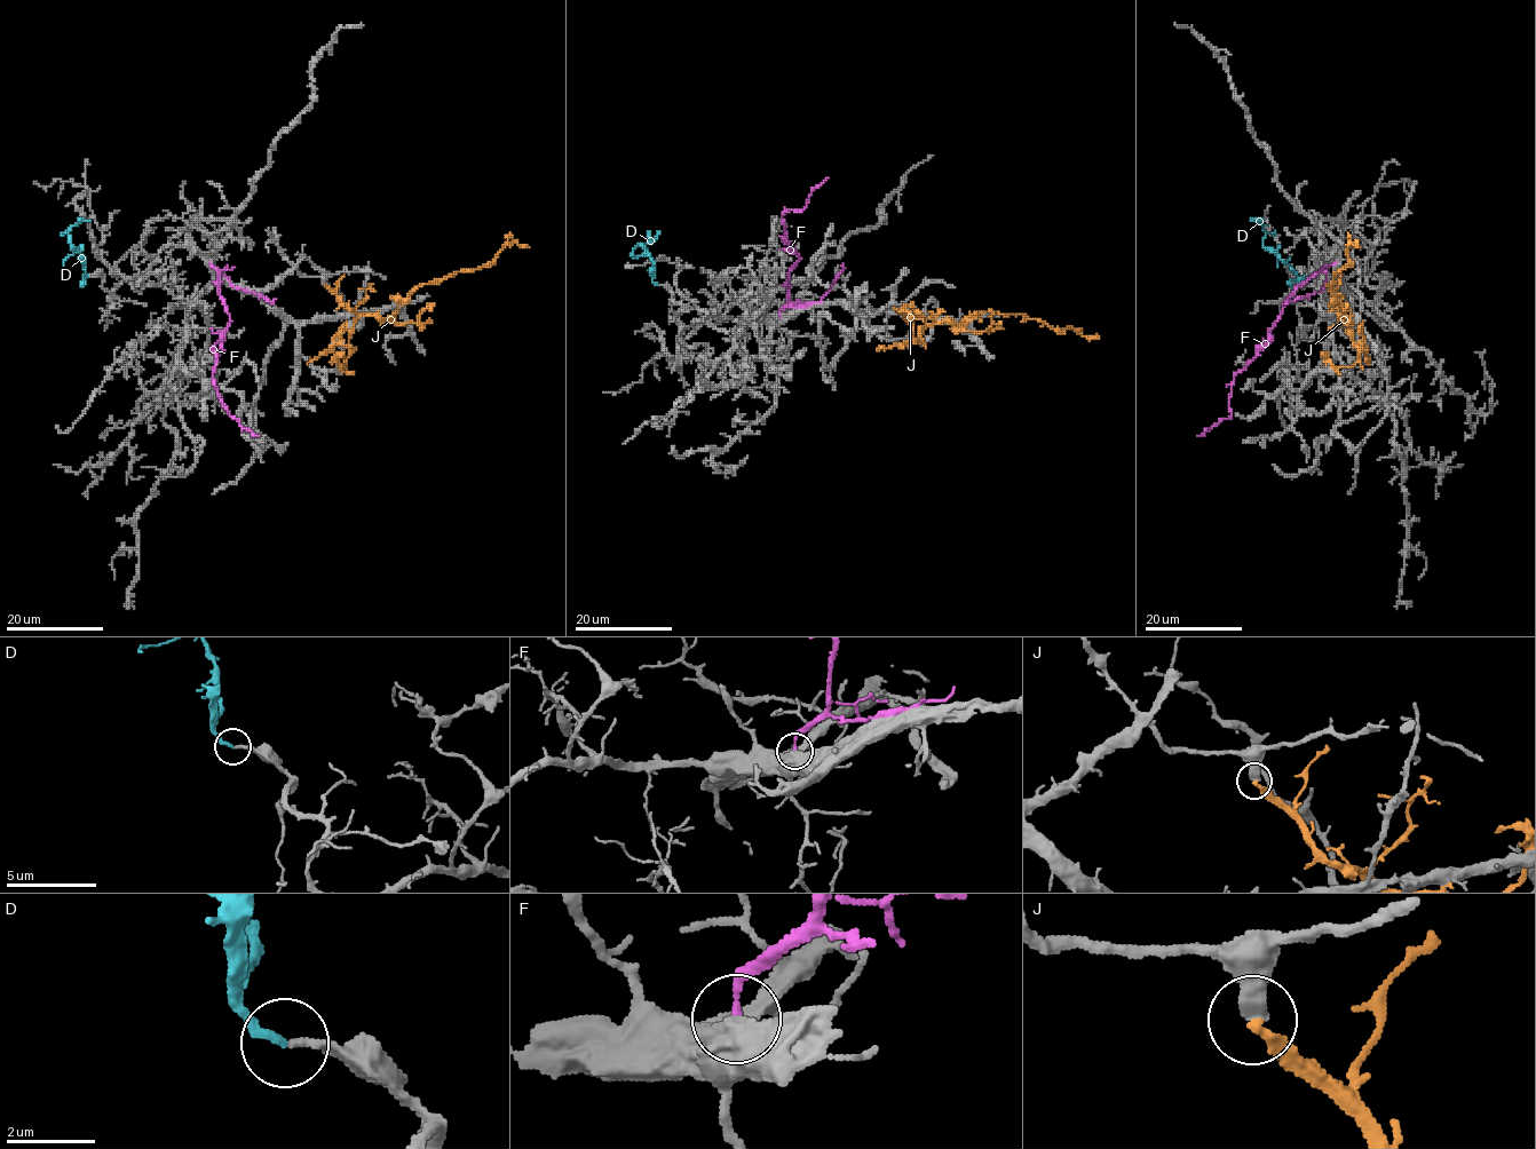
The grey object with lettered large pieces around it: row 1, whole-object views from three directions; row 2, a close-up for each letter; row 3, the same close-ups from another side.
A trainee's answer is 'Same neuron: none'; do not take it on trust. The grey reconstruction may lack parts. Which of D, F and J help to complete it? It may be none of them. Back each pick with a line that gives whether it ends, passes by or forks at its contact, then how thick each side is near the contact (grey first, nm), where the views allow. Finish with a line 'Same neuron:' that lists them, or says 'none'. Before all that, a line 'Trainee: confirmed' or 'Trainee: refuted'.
Trainee: refuted
D: it ends; calibres 240 and 200 nm
Same neuron: D

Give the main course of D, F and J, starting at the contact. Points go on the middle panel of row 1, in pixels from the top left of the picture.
D: (657, 284), (652, 280), (652, 261), (642, 244), (638, 245), (652, 239), (657, 230)
F: (778, 315), (788, 302), (788, 276), (798, 261), (781, 216), (791, 208), (799, 211), (813, 189), (828, 177)
J: (893, 309), (913, 311), (928, 324), (965, 324), (982, 312), (1022, 315), (1099, 339)

